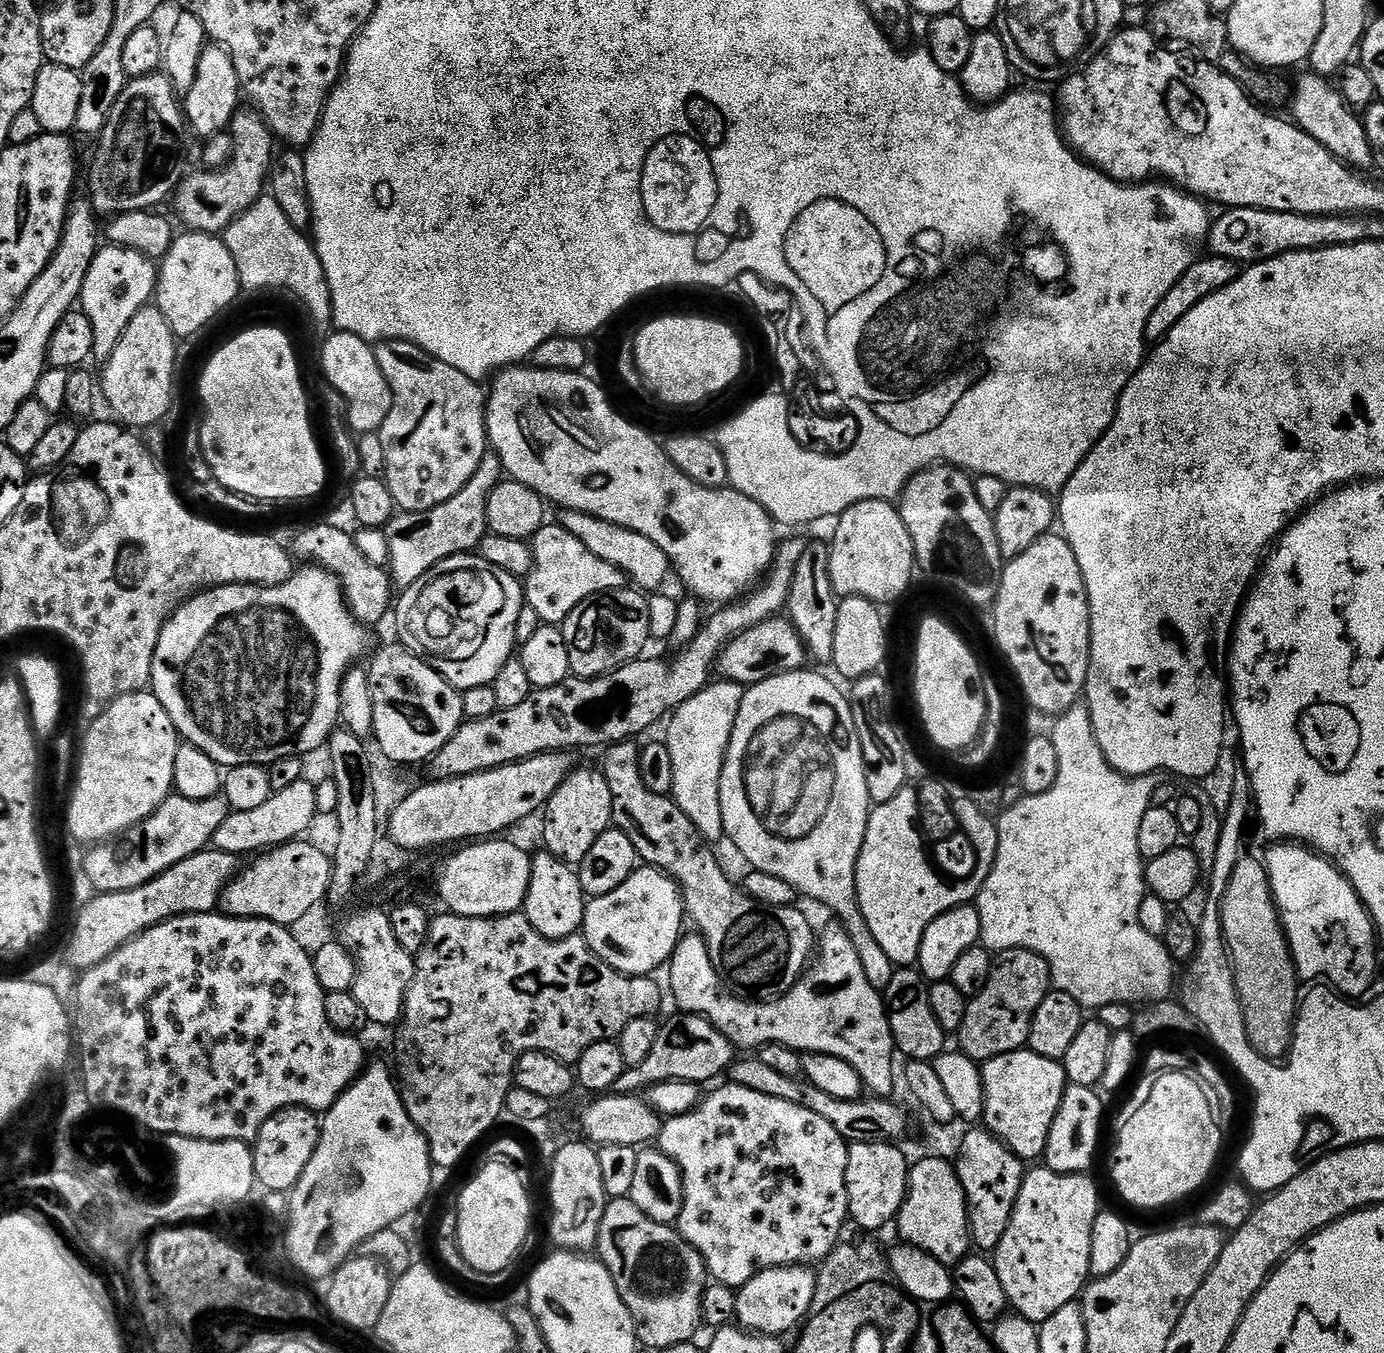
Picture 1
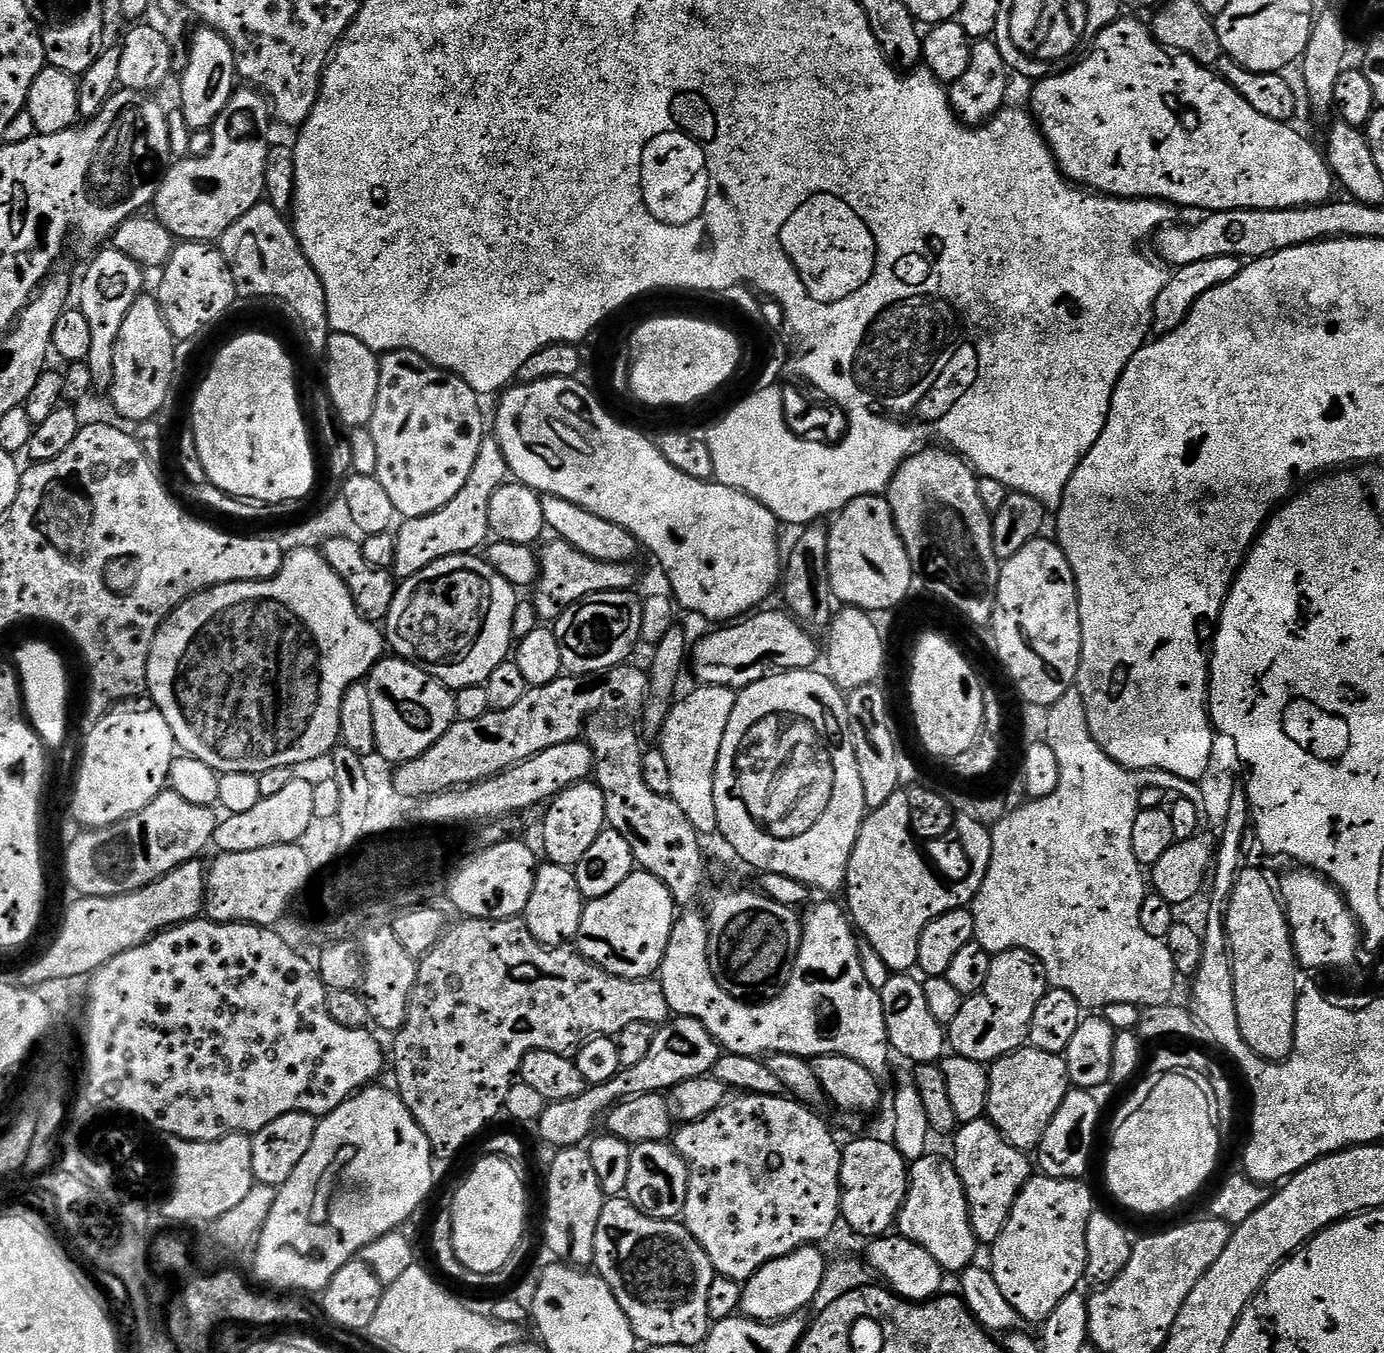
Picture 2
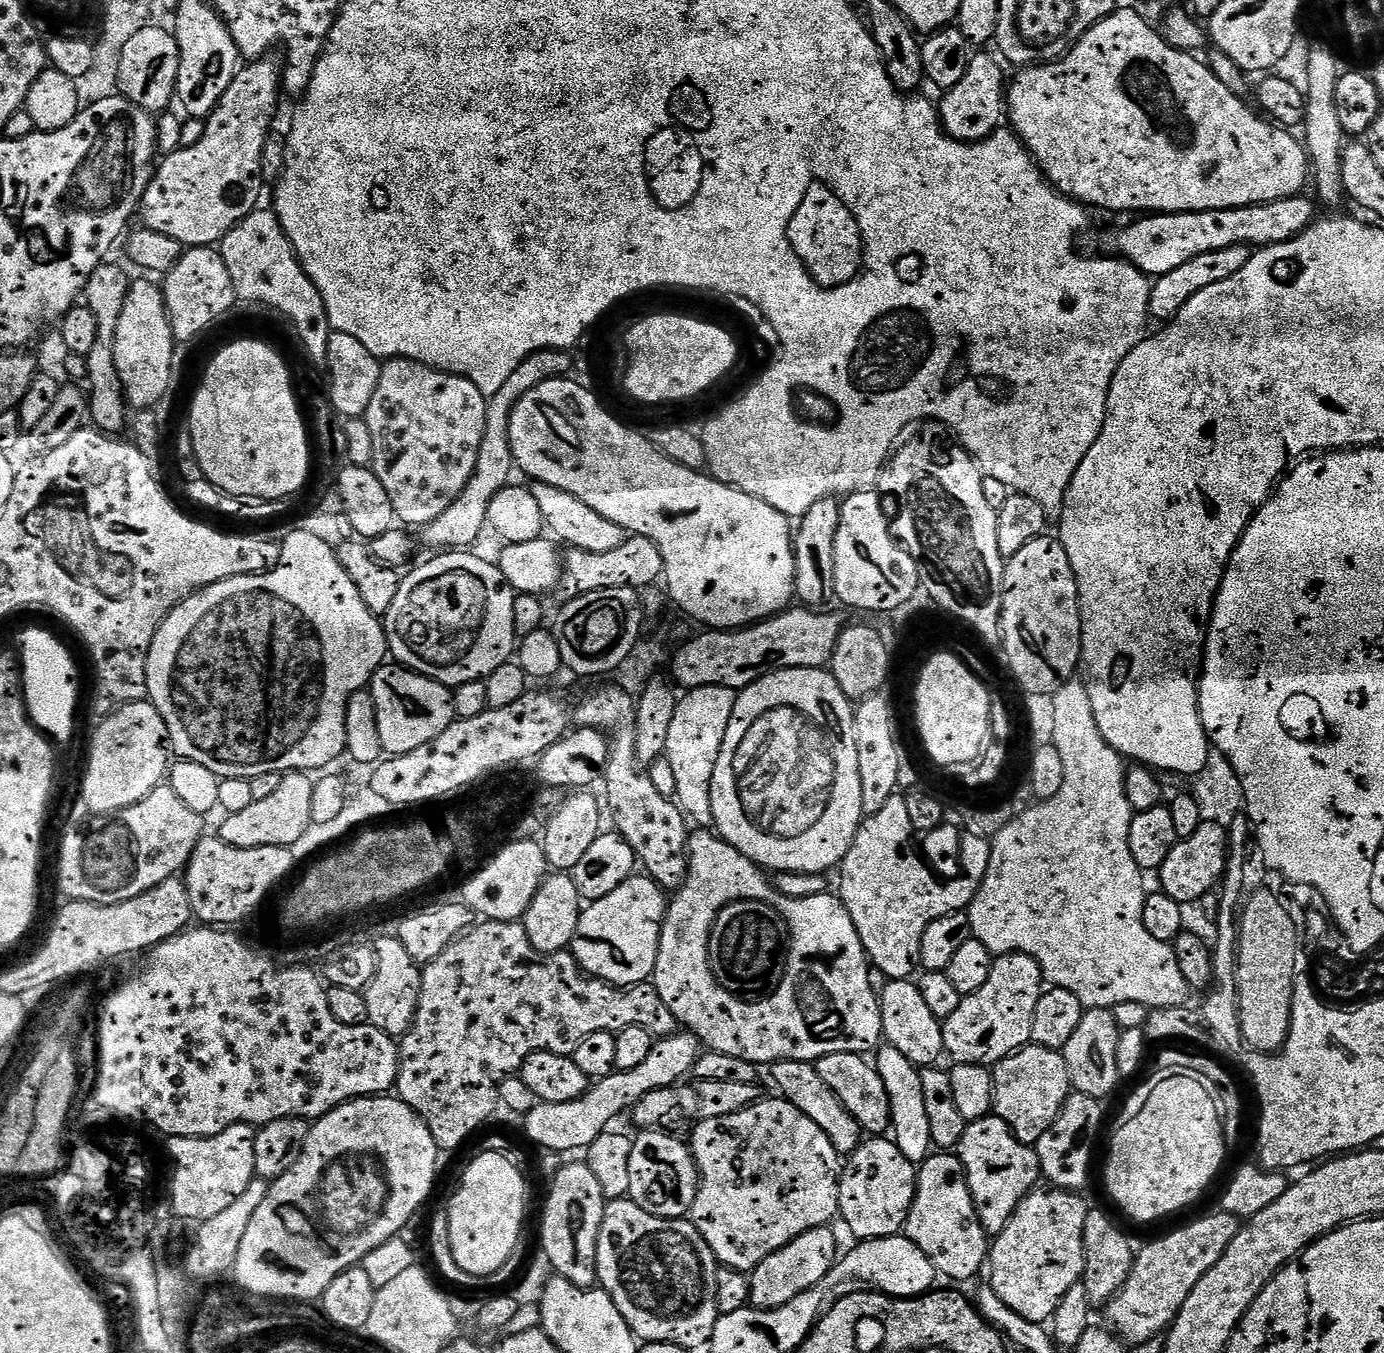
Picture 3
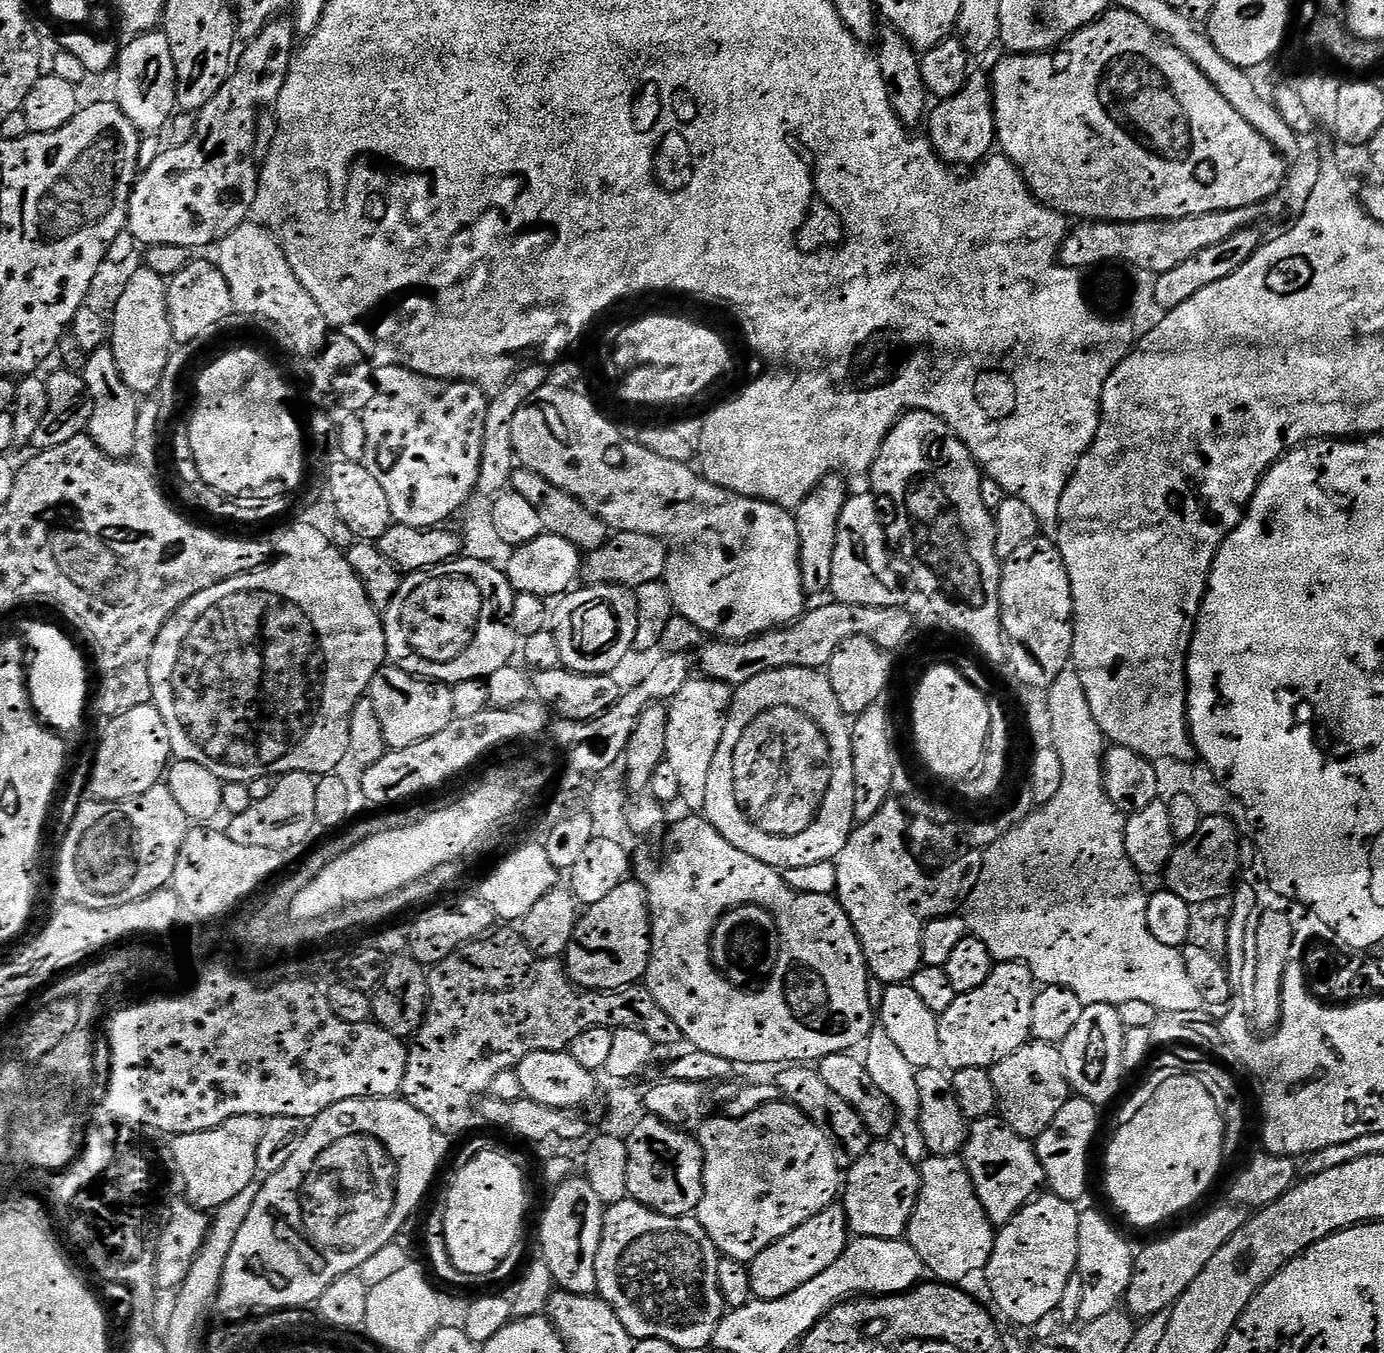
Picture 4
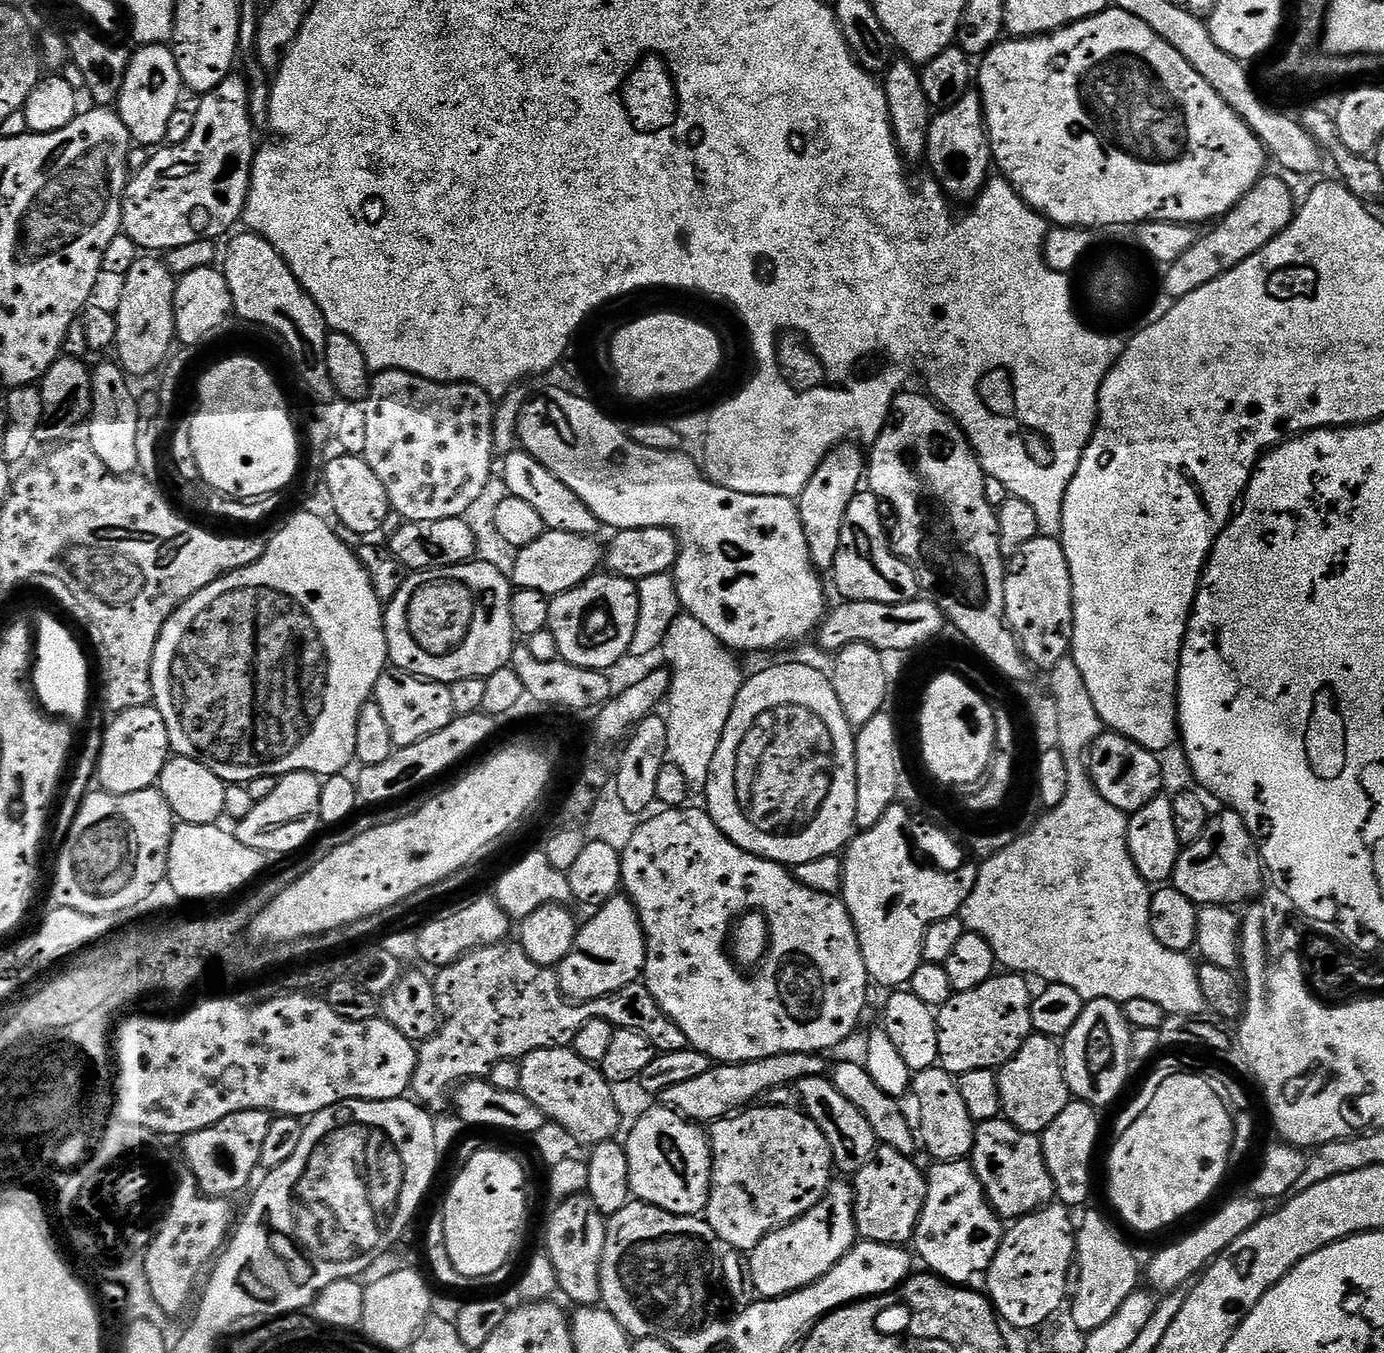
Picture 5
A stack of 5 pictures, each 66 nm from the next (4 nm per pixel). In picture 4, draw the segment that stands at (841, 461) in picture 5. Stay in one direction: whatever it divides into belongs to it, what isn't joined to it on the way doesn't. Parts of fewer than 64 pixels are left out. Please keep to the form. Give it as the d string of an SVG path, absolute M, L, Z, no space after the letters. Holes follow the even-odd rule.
M840 474L827 476L816 489L795 509L796 529L800 535L800 573L804 578L805 589L809 593L827 593L832 586L834 570L834 550L838 538L838 526L842 518L842 510L846 506L850 489L844 485Z

